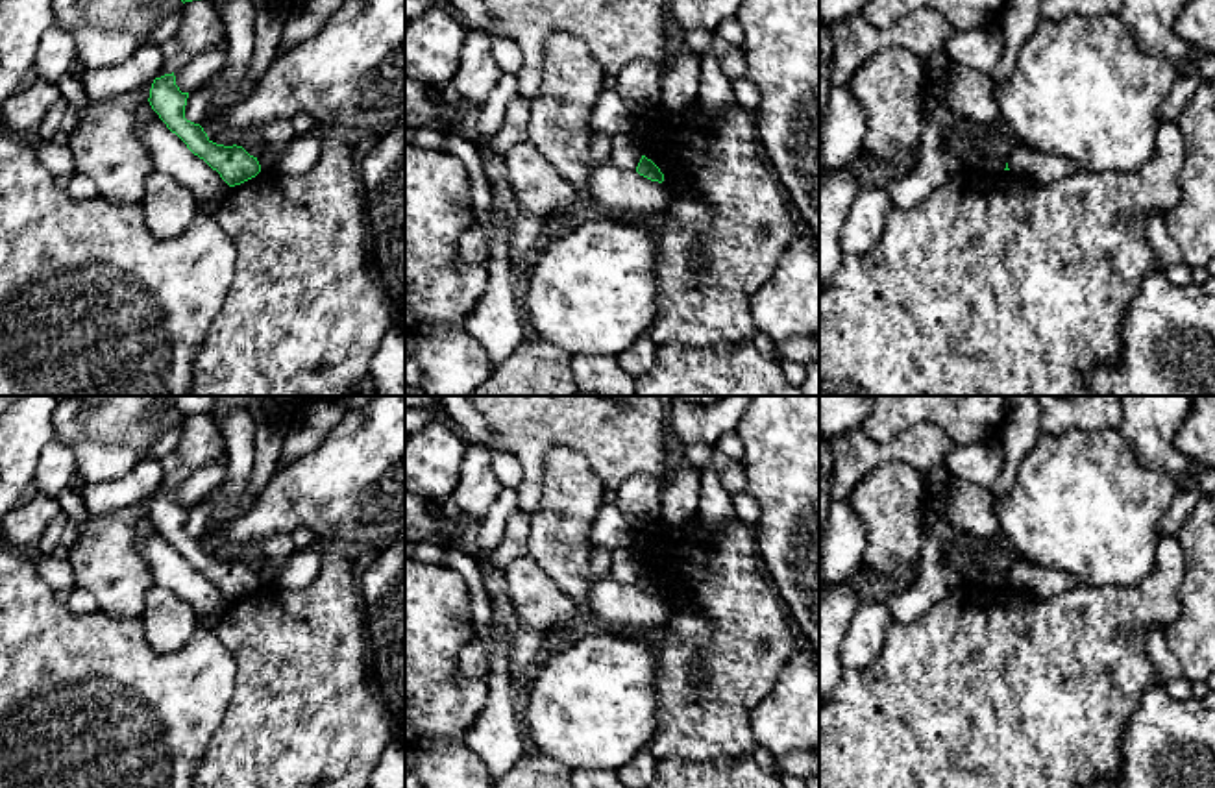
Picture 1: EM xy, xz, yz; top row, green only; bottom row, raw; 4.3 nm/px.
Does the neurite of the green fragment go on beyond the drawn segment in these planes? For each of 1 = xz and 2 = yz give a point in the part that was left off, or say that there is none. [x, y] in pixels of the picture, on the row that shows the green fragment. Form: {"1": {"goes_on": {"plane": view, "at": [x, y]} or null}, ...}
{"1": {"goes_on": null}, "2": {"goes_on": null}}

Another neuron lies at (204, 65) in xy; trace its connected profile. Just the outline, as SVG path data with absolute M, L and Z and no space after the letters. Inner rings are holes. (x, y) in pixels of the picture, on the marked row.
M226 39L198 55L194 55L187 65L174 72L176 85L181 92L192 92L196 87L203 85L209 78L213 78L226 61Z

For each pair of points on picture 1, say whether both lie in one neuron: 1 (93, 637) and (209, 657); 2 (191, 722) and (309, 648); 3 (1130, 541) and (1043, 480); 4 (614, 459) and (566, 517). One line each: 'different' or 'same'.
1: same
2: different
3: same
4: different

